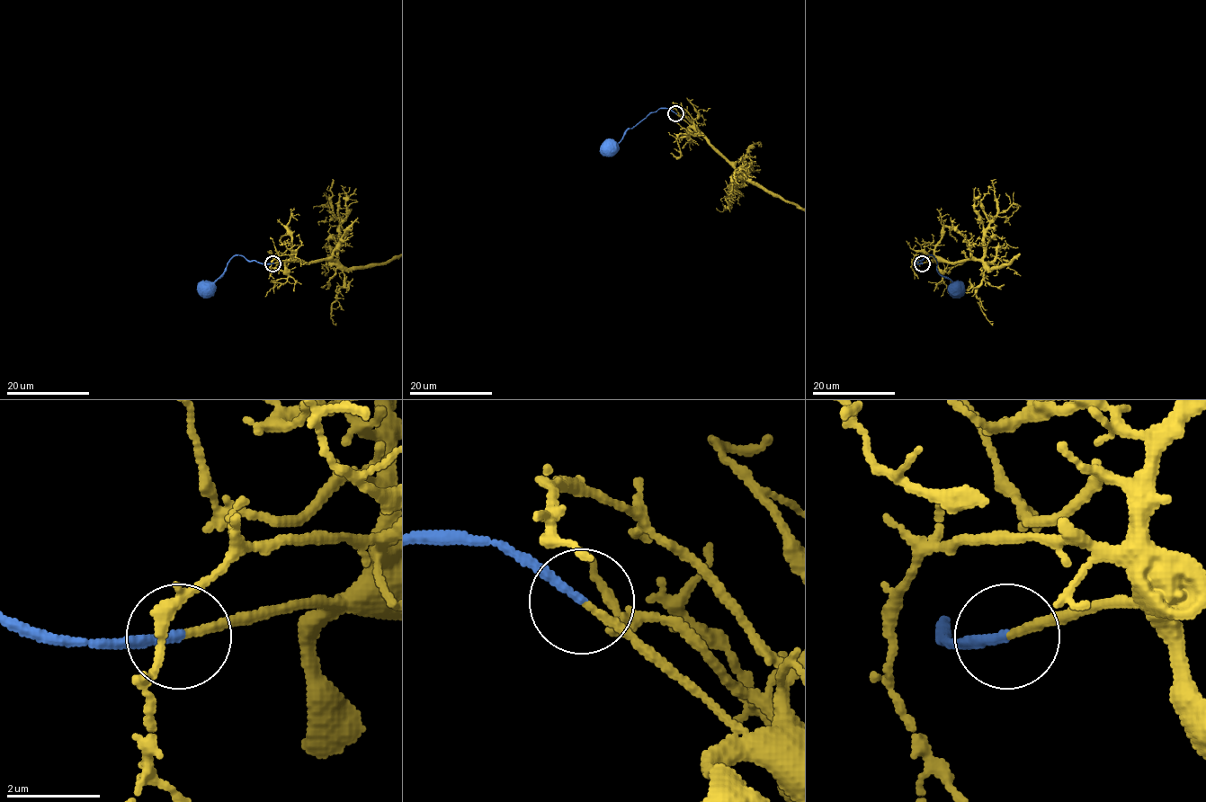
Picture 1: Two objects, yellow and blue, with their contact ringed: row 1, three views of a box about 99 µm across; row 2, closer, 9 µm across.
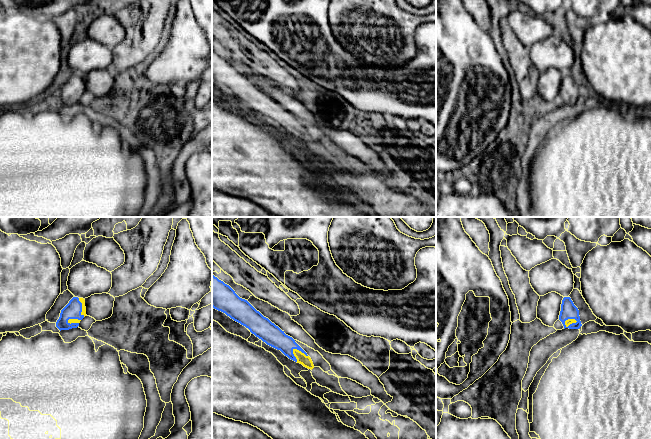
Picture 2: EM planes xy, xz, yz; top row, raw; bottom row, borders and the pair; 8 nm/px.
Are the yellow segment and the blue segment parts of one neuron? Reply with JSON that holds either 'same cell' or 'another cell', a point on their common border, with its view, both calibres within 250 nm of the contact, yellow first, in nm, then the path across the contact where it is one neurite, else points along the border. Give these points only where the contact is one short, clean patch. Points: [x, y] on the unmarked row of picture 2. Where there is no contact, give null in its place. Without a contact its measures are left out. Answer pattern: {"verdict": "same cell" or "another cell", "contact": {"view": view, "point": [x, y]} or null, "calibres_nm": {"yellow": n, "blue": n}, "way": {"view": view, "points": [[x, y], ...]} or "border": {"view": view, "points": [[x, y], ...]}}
{"verdict": "same cell", "contact": {"view": "xz", "point": [300, 127]}, "calibres_nm": {"yellow": 90, "blue": 160}}

